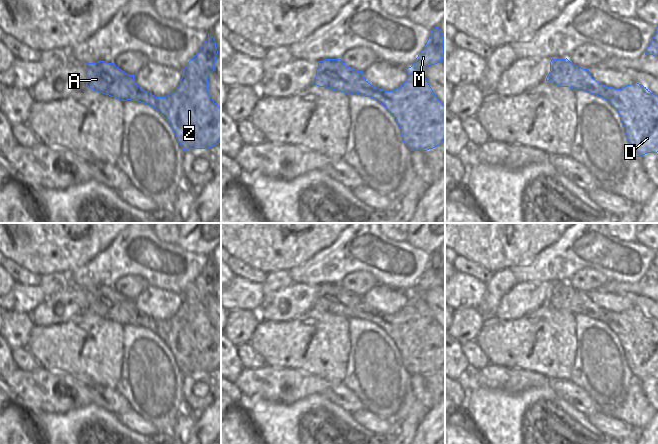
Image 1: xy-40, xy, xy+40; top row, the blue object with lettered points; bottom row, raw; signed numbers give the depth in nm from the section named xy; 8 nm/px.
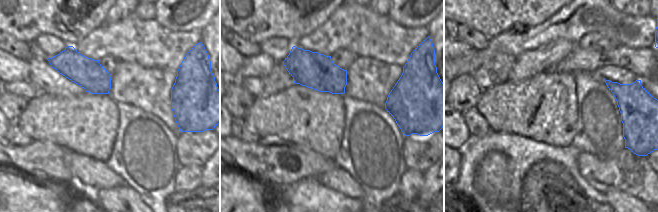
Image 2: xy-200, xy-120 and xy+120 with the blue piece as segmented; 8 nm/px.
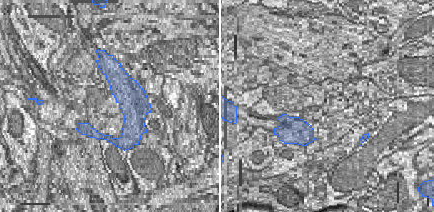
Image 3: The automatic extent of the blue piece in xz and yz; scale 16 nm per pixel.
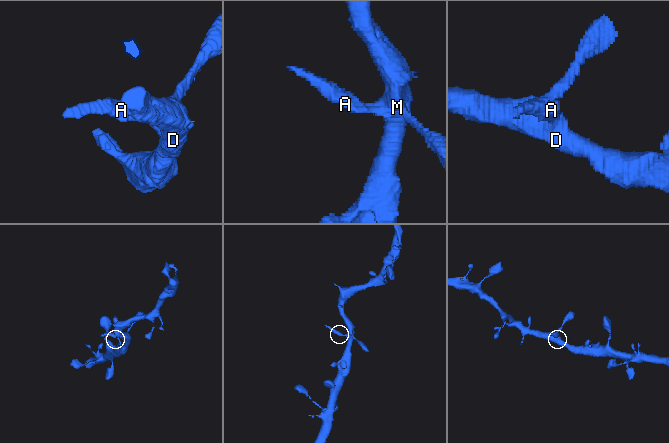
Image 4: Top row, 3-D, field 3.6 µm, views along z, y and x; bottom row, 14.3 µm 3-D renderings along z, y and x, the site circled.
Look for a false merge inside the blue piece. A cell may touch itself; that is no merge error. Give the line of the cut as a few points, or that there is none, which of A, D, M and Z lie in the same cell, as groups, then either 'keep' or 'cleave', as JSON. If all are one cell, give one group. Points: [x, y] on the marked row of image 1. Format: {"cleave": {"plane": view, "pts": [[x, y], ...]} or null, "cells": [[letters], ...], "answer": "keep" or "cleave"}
{"cleave": null, "cells": [["A", "D", "M", "Z"]], "answer": "keep"}

